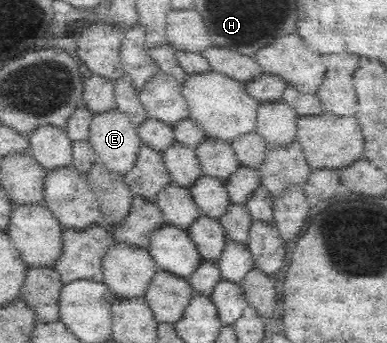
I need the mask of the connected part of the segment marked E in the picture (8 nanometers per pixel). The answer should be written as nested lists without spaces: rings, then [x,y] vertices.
[[[115,109],[91,115],[88,140],[97,160],[122,174],[133,167],[141,142],[127,115]]]

